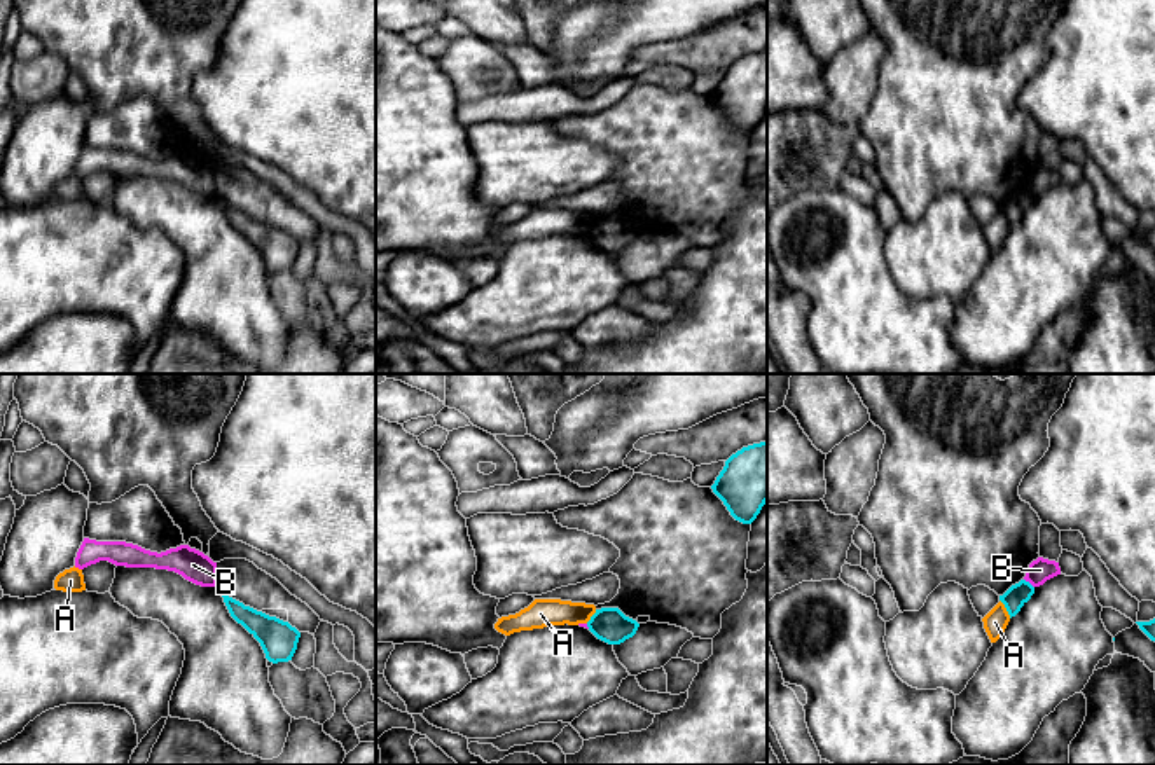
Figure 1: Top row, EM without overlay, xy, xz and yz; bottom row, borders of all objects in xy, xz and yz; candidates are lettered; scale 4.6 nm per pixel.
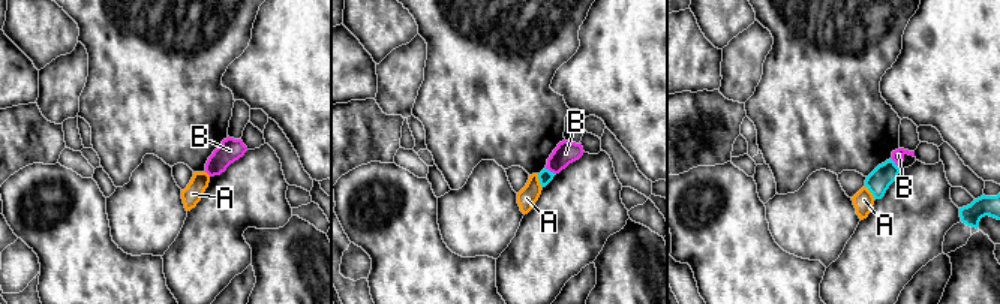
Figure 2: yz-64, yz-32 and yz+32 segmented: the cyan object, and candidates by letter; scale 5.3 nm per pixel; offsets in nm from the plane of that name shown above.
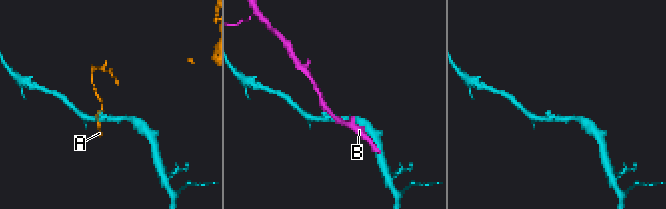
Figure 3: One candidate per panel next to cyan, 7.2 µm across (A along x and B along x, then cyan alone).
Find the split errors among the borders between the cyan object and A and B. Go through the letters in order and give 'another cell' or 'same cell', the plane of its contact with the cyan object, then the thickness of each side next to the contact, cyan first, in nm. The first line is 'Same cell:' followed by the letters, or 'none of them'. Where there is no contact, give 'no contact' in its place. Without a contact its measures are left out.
Same cell: none of them
A: another cell | yz | 100/110 nm
B: another cell | yz | 100/110 nm

